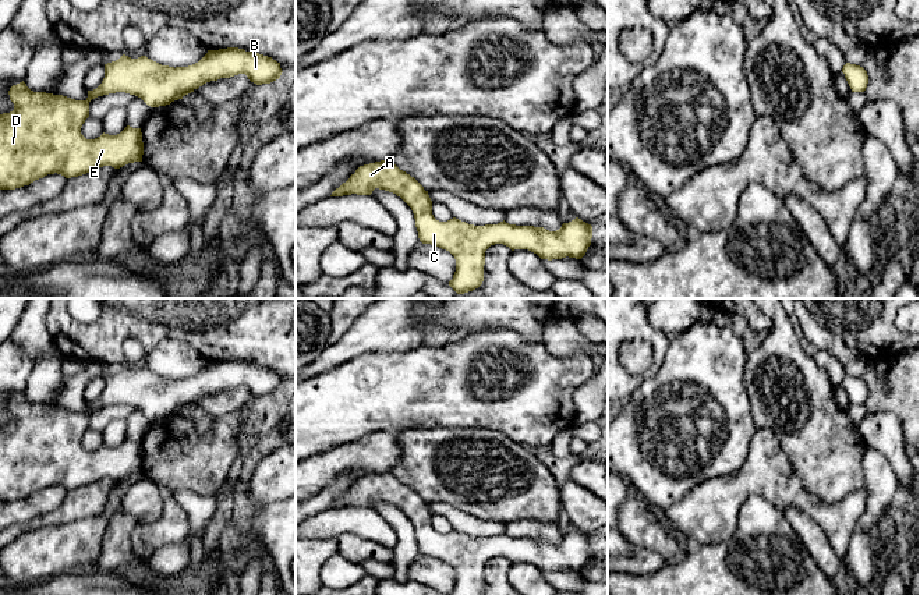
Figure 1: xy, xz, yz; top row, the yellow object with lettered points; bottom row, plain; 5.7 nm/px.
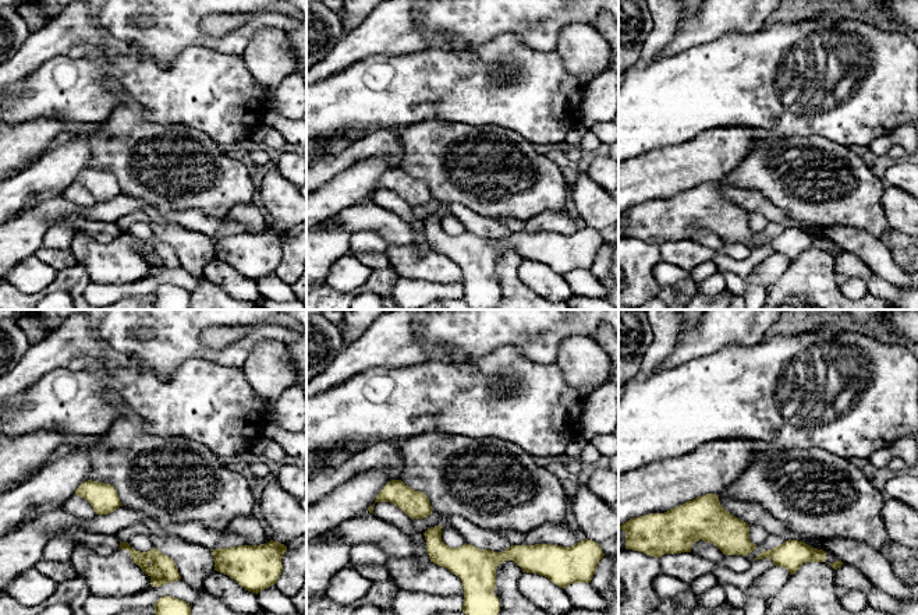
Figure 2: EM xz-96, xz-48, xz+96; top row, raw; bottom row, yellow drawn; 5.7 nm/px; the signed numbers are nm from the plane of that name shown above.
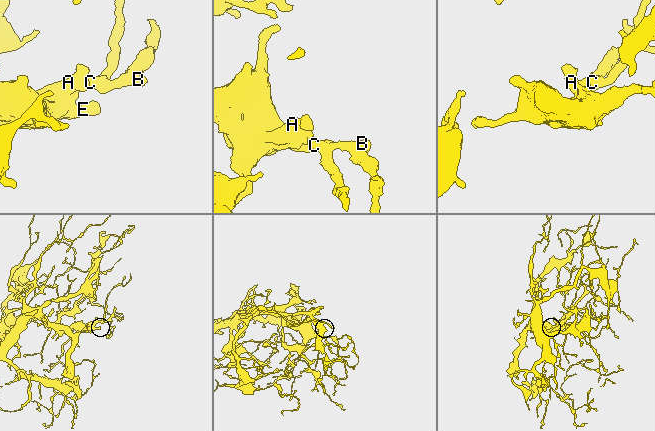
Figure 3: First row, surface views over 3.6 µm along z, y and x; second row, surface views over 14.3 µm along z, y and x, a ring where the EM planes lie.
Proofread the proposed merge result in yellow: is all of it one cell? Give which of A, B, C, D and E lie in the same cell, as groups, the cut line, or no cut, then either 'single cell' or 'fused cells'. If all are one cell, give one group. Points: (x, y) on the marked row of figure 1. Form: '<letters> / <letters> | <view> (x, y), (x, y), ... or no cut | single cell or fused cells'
A B C D E | no cut | single cell

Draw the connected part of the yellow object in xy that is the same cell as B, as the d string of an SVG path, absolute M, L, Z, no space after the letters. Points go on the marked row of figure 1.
M238 47L208 50L195 64L188 67L162 65L146 56L131 59L123 54L118 60L105 64L102 84L88 91L85 100L63 95L33 92L22 81L8 91L14 110L0 114L0 190L15 190L29 185L47 174L61 174L66 178L86 174L103 166L120 169L128 163L142 162L144 142L141 128L127 125L120 134L102 134L86 139L81 127L89 117L89 102L98 96L125 92L141 98L148 106L159 107L183 99L206 82L245 74L256 85L270 84L282 75L280 63L272 57L245 52Z

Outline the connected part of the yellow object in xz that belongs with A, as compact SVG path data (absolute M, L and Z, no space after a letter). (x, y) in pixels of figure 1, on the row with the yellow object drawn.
M392 160L360 166L330 196L371 195L375 188L400 196L413 210L418 238L422 244L449 251L456 259L456 272L449 286L464 294L484 281L485 251L503 244L512 251L528 249L541 259L581 259L592 238L592 226L576 217L556 231L544 227L516 226L505 220L498 224L474 226L456 217L439 222L432 215L428 191Z

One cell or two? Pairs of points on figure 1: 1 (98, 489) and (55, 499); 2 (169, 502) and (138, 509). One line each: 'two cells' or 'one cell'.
1: two cells
2: two cells

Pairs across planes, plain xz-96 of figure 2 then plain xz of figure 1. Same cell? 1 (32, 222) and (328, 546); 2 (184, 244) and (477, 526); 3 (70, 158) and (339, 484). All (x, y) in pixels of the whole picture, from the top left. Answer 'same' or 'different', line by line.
1: same
2: different
3: same

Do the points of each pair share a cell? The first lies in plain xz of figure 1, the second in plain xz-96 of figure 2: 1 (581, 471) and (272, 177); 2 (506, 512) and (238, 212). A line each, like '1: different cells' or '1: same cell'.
1: different cells
2: different cells

